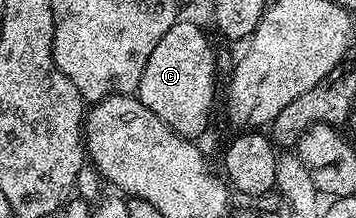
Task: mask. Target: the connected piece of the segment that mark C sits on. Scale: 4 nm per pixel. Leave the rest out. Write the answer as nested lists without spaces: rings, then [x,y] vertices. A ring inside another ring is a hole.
[[[176,22],[164,37],[160,37],[148,65],[144,65],[144,77],[136,98],[164,125],[183,137],[198,137],[210,123],[214,111],[214,94],[218,91],[218,63],[214,60],[214,47],[201,26]]]

